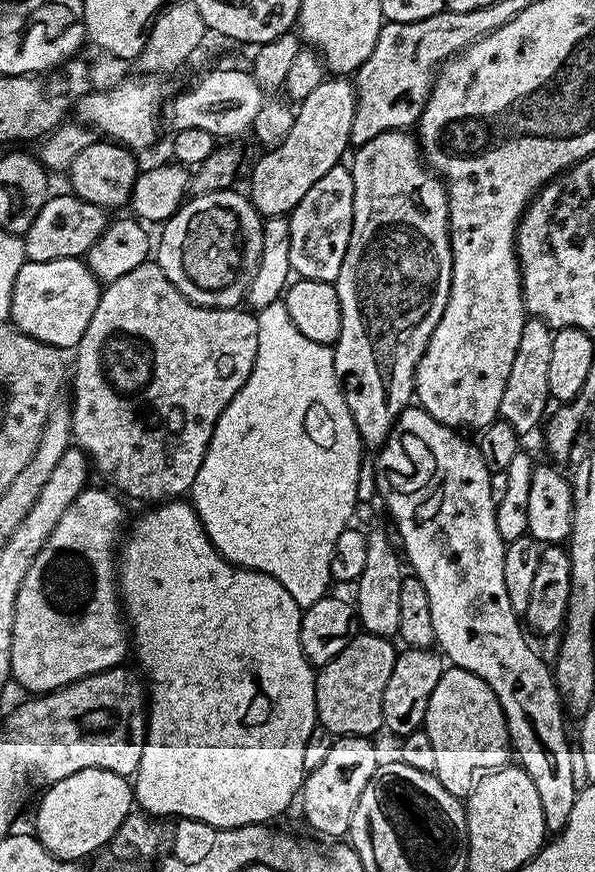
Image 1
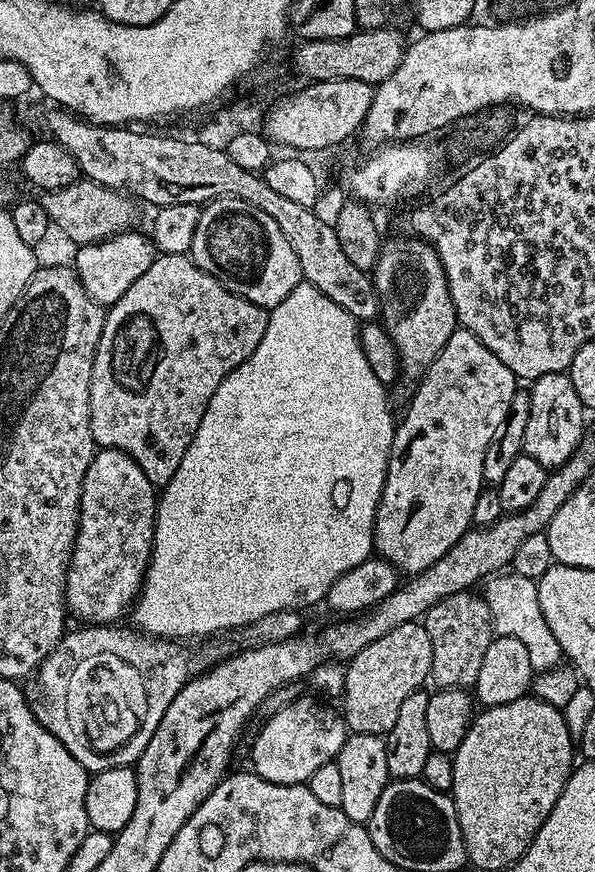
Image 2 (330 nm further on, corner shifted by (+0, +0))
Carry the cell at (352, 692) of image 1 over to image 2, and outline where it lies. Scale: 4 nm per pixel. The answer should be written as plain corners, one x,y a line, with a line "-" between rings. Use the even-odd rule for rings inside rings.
411,620
402,626
394,626
390,634
382,634
378,642
370,642
366,650
358,653
353,660
347,661
344,669
346,682
342,697
342,715
344,723
348,725
349,733
361,732
387,737
390,730
394,730
394,721
398,719
398,710
410,694
421,691
426,681
432,675
432,651
430,650
430,634
426,634
423,623

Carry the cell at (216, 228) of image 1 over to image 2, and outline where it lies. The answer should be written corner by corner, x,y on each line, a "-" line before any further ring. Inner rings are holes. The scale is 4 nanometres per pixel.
210,200
201,207
190,255
203,272
226,286
226,290
254,302
260,308
271,310
278,307
302,283
298,258
294,250
290,250
286,234
278,230
278,222
274,222
270,214
260,214
241,200

